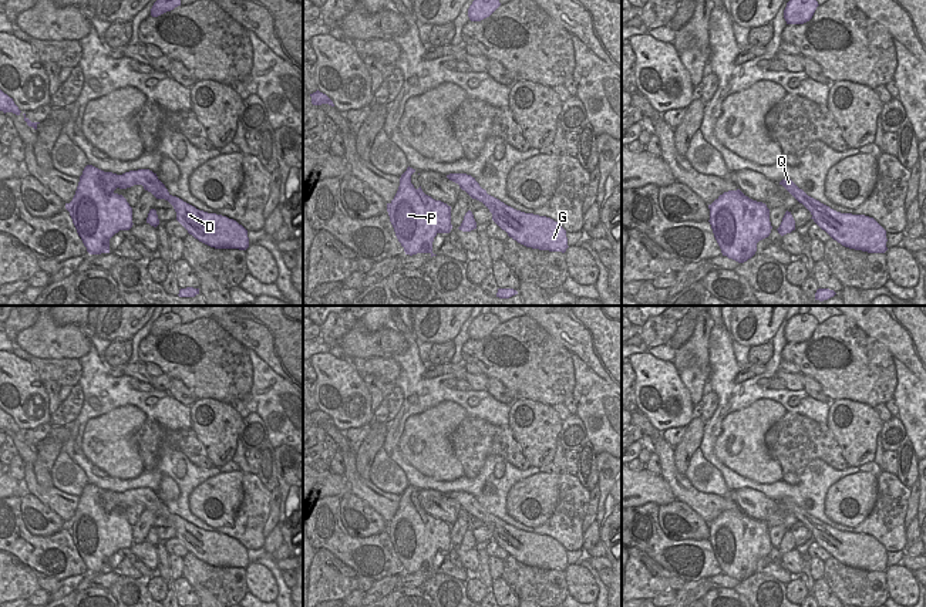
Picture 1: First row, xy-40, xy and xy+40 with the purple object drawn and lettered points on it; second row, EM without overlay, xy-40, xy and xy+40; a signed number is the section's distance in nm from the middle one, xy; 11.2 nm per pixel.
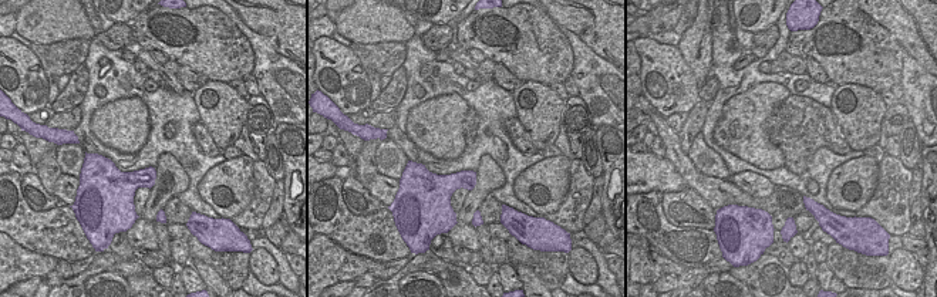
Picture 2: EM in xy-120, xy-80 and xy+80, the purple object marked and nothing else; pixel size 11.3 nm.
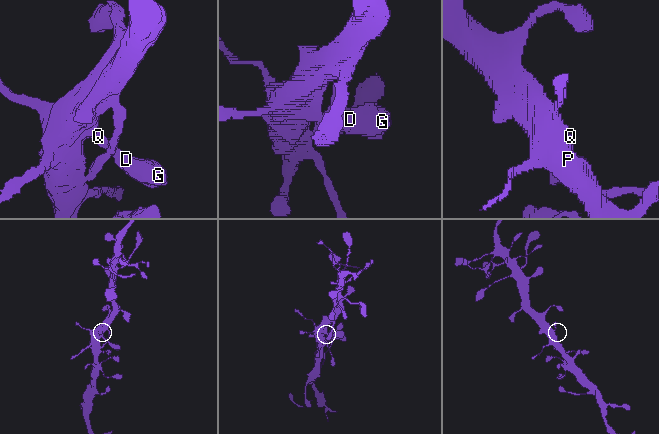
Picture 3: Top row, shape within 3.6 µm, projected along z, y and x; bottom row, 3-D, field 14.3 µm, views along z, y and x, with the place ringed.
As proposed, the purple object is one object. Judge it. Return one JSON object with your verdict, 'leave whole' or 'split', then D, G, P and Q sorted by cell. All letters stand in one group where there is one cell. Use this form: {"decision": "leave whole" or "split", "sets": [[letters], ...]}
{"decision": "leave whole", "sets": [["D", "G", "P", "Q"]]}

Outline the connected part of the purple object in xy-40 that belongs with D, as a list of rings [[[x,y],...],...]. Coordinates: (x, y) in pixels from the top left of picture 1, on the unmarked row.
[[[87,483],[65,527],[90,573],[110,571],[110,557],[119,549],[132,546],[132,526],[114,509],[134,503],[142,503],[156,517],[168,519],[176,530],[176,539],[199,560],[215,567],[249,566],[248,549],[242,543],[172,515],[152,489],[138,488],[117,493]]]

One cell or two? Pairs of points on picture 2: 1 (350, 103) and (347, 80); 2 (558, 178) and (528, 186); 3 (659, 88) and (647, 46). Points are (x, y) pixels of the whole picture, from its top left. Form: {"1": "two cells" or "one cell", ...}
{"1": "one cell", "2": "one cell", "3": "one cell"}

